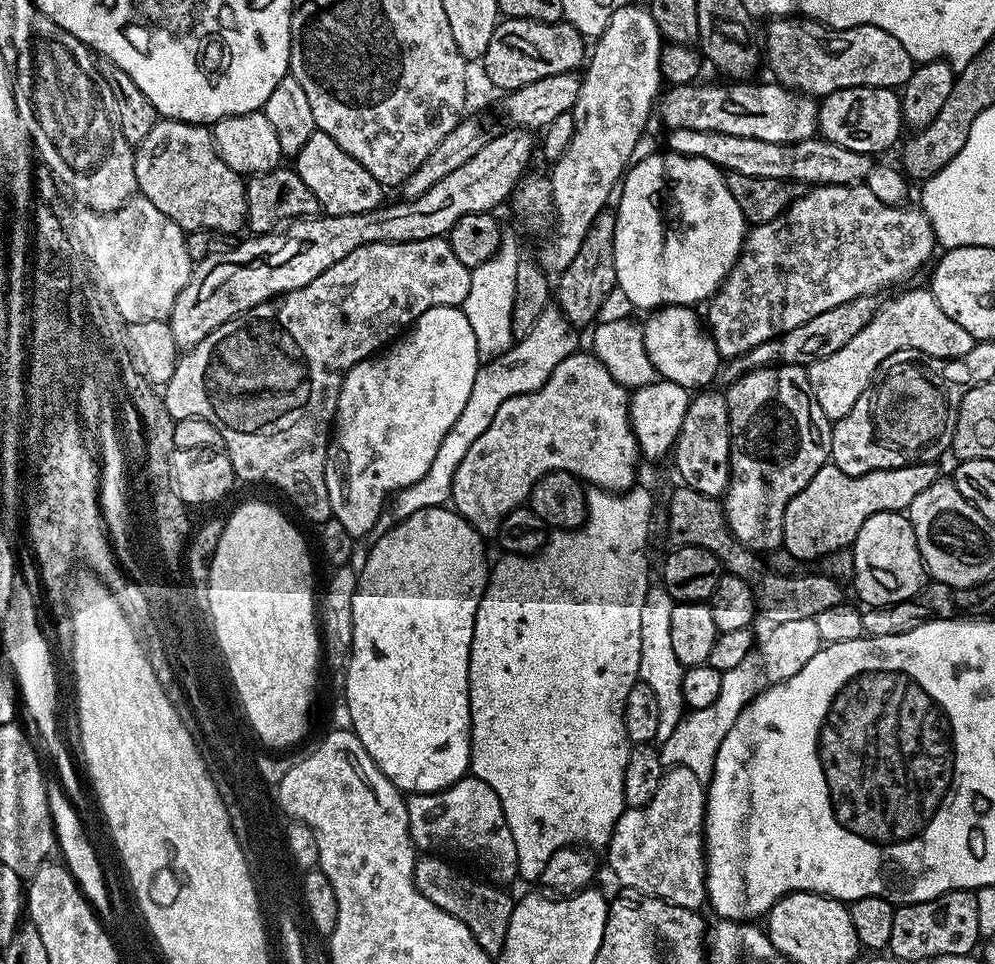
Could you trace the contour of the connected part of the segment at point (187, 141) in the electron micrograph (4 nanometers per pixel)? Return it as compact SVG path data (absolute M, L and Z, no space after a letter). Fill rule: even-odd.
M157 119L154 130L135 149L133 160L139 195L154 202L180 228L223 234L245 227L248 218L245 177L222 162L212 141L211 127Z

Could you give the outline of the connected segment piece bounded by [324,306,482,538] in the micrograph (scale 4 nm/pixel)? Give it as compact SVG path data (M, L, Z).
M438 306L437 308L426 310L426 314L422 314L417 320L412 321L410 327L403 335L393 340L383 350L367 356L365 360L359 360L344 375L344 381L340 387L338 402L336 403L336 418L334 421L334 440L335 443L336 440L340 443L340 452L344 456L340 456L336 446L329 447L328 461L326 462L324 473L326 474L326 490L330 490L332 515L338 522L342 522L342 526L346 526L346 530L350 530L353 538L361 538L360 536L366 535L368 531L371 533L375 529L380 513L384 511L390 498L406 486L418 482L424 477L426 470L430 470L430 462L434 462L434 454L438 454L438 446L442 446L442 438L446 438L450 426L454 426L454 422L458 422L458 414L462 414L462 410L466 410L466 402L471 400L472 391L476 389L478 373L481 371L481 368L482 363L479 360L473 327L468 323L463 309L460 306L454 308Z

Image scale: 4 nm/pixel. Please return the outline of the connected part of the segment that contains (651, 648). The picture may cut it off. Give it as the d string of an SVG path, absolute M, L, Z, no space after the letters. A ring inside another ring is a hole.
M663 586L649 587L642 602L642 654L640 655L639 683L650 686L658 697L658 734L657 741L670 737L678 722L685 716L686 709L682 698L682 678L685 666L674 655L674 645L670 642L670 622L677 601Z

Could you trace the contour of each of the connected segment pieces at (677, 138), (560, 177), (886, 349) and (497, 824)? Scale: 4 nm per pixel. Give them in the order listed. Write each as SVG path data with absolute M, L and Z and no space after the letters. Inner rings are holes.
M677 128L671 129L667 135L667 151L679 156L702 158L706 162L715 164L725 173L737 172L750 174L750 178L787 180L800 186L859 184L867 181L868 172L874 163L871 155L846 150L846 146L838 146L823 138L783 144L782 142L761 142L758 138L738 138L734 134L718 134L714 130L678 130Z
M636 2L622 6L610 18L603 34L595 37L594 44L596 49L593 52L591 49L587 57L576 105L571 111L576 123L574 136L570 138L570 146L566 146L566 154L562 154L562 158L558 158L551 165L554 231L551 233L552 241L541 250L540 256L538 255L540 267L549 274L559 274L566 266L570 266L570 262L574 262L574 254L578 254L578 246L582 246L594 218L609 207L608 195L611 188L633 163L637 155L636 147L640 144L640 135L648 124L648 115L651 112L653 115L654 103L662 92L660 78L662 37L658 30L658 22L654 22L652 17L651 7L644 5L643 8Z
M927 287L912 288L885 304L883 301L877 307L874 318L870 318L870 322L866 322L866 326L862 326L862 330L858 330L858 334L842 346L842 350L834 350L834 354L807 365L810 390L814 398L818 398L818 406L822 406L822 414L835 422L854 410L854 402L862 398L872 377L880 369L880 363L890 354L898 350L918 350L927 356L957 360L962 354L970 354L973 343L972 336L966 334L954 318L945 314Z
M463 776L446 790L412 794L407 801L410 838L421 853L436 854L441 851L439 848L449 848L468 856L484 856L485 862L492 867L491 879L496 882L512 880L516 871L521 871L518 846L514 846L514 834L510 834L502 802L498 802L498 794L478 777Z

